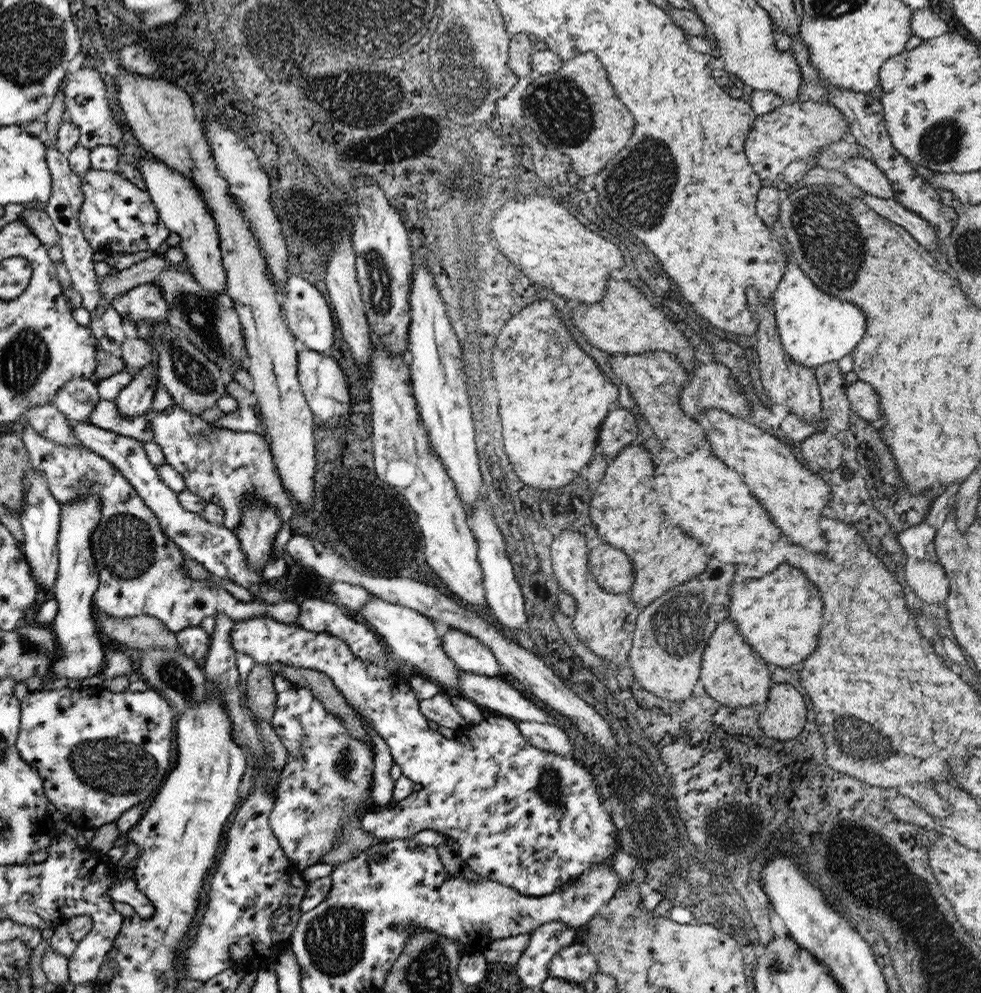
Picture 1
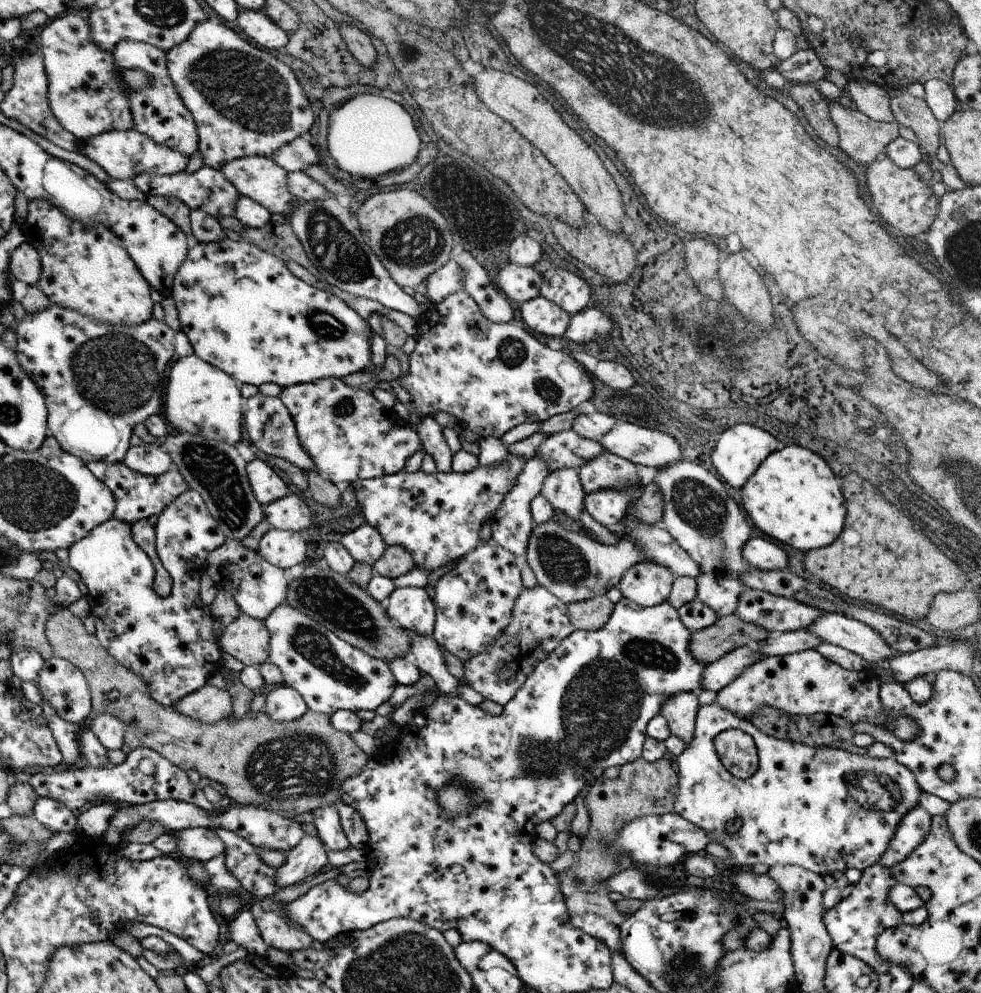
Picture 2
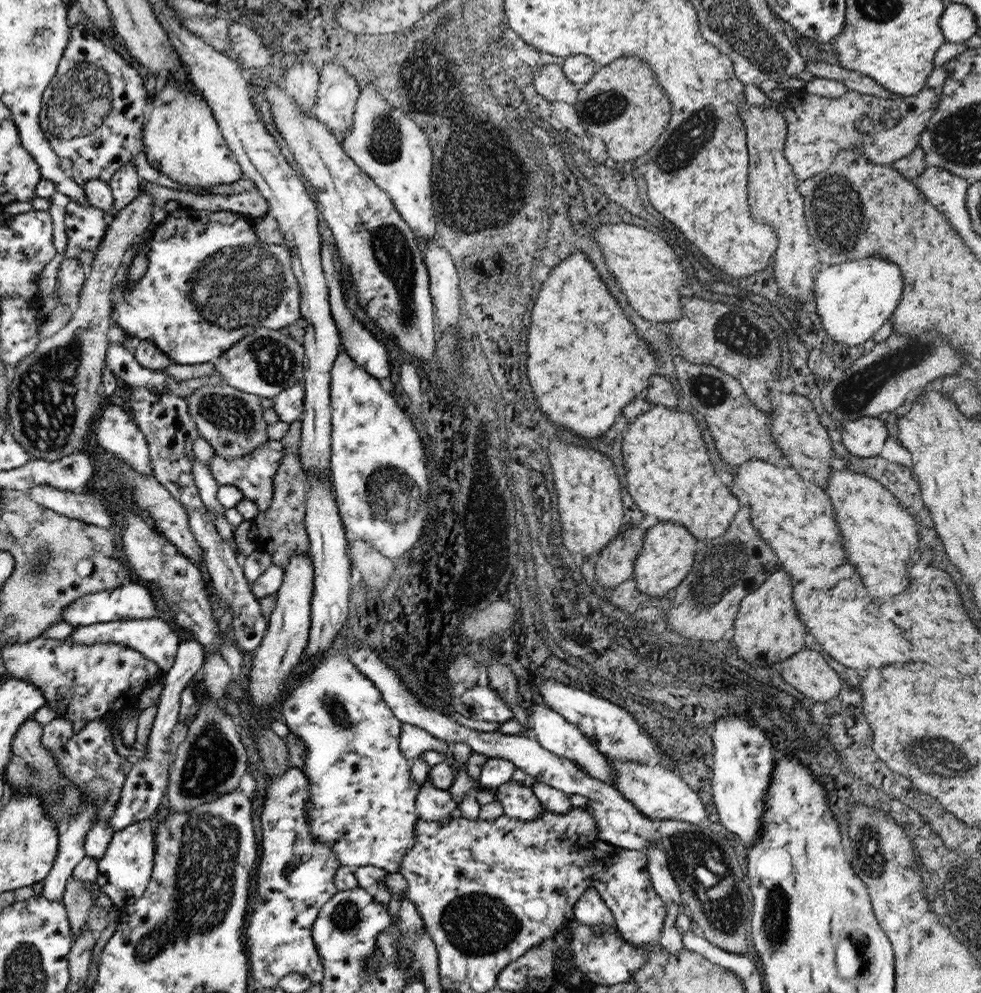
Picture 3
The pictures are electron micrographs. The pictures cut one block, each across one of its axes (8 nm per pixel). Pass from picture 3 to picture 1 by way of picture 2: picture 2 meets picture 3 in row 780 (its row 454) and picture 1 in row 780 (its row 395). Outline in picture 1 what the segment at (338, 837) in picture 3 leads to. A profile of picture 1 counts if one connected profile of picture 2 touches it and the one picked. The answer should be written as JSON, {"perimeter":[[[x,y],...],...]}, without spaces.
{"perimeter":[[[292,683],[286,693],[277,696],[277,706],[271,725],[280,737],[282,745],[286,747],[288,758],[286,766],[280,773],[276,803],[273,812],[270,813],[269,824],[273,828],[273,833],[281,839],[281,847],[285,848],[290,861],[294,861],[298,869],[304,870],[320,862],[322,857],[333,850],[342,823],[346,823],[346,819],[352,813],[360,818],[366,813],[379,810],[378,804],[374,804],[370,798],[374,783],[375,750],[370,748],[368,742],[357,740],[350,734],[344,722],[330,713],[321,704],[321,700],[313,696],[312,690],[298,688]]]}

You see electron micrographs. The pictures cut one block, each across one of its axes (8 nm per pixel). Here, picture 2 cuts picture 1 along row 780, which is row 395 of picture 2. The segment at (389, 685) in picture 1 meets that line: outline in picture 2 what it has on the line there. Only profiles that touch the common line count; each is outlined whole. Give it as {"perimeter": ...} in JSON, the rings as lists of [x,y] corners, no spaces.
{"perimeter":[[[462,289],[418,316],[416,347],[409,354],[407,372],[397,380],[414,399],[408,420],[412,428],[420,422],[422,415],[432,415],[434,410],[438,410],[456,416],[464,430],[472,431],[480,440],[488,437],[500,439],[516,425],[544,422],[593,398],[592,374],[582,363],[566,352],[542,344],[530,331],[513,321],[495,323],[488,320],[475,300]]]}

